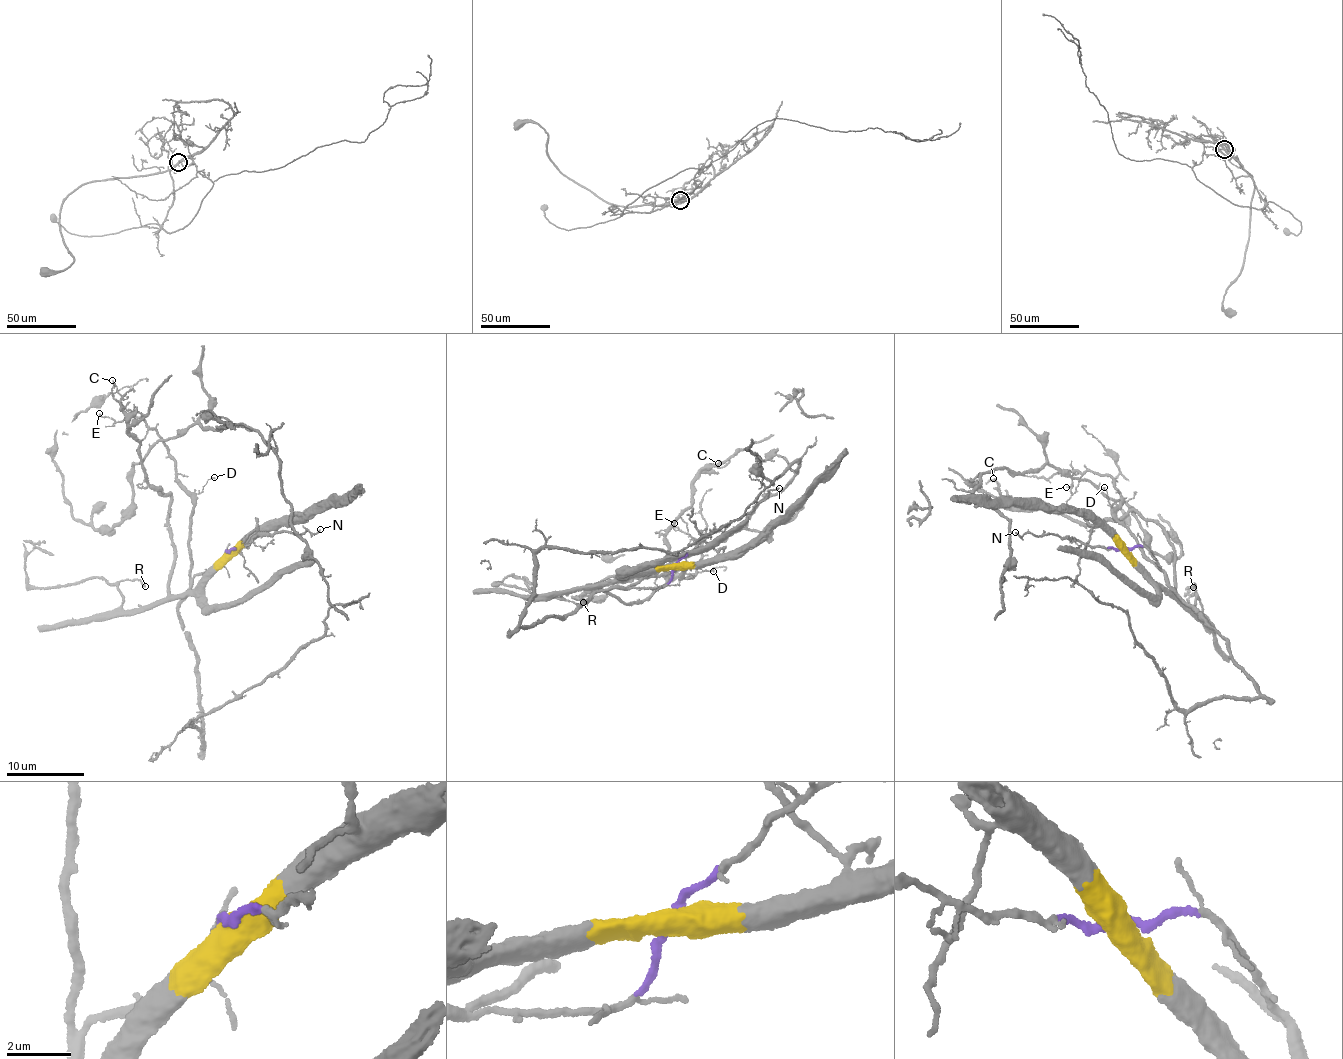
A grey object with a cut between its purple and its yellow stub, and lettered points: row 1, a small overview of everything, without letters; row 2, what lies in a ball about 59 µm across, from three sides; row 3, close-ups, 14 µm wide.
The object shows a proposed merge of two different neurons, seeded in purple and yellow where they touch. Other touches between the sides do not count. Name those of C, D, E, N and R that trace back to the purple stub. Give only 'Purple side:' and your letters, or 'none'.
Purple side: D, E, N

